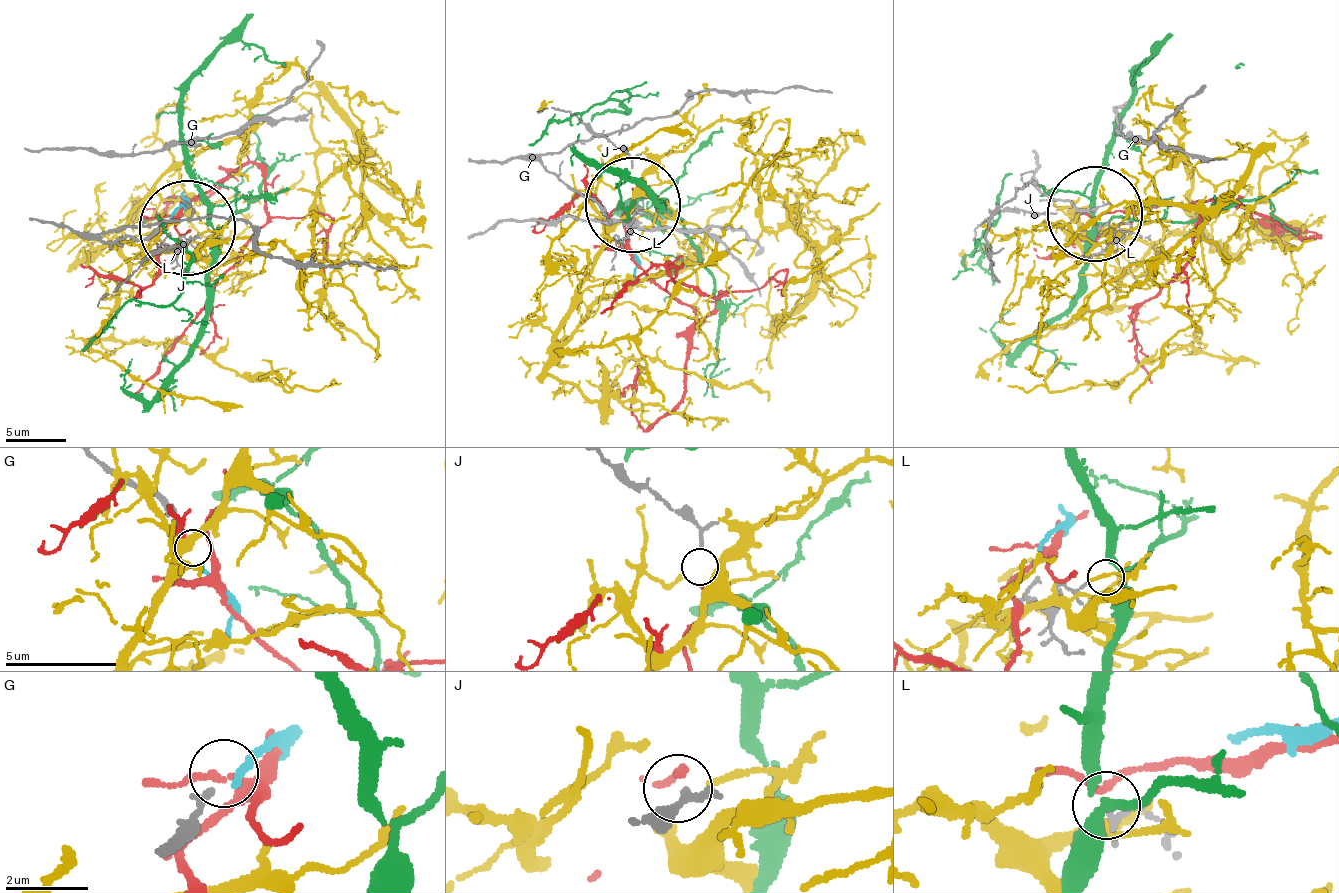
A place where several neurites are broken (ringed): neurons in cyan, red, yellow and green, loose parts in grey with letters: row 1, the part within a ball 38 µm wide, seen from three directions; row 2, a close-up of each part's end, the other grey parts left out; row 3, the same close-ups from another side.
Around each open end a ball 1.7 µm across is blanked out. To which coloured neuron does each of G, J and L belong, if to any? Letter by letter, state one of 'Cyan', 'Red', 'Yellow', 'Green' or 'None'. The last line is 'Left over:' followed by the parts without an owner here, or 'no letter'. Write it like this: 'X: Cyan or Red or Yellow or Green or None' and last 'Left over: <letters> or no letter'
G: None
J: Red
L: Green
Left over: G

